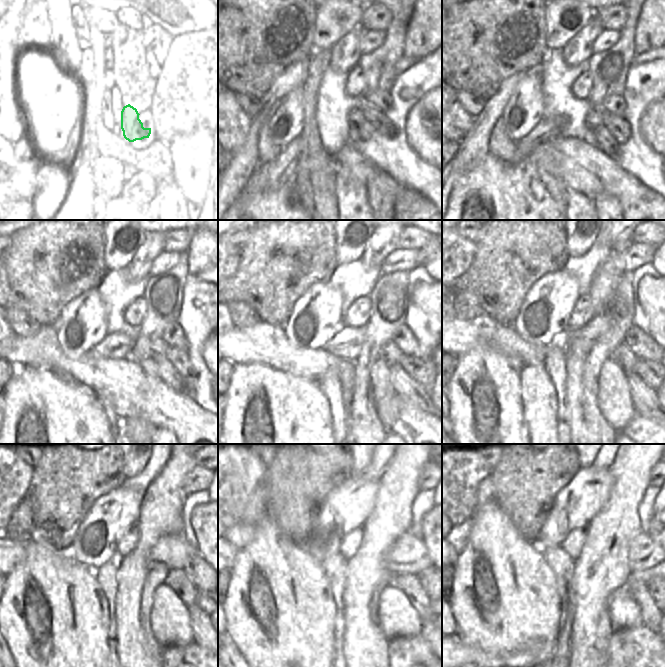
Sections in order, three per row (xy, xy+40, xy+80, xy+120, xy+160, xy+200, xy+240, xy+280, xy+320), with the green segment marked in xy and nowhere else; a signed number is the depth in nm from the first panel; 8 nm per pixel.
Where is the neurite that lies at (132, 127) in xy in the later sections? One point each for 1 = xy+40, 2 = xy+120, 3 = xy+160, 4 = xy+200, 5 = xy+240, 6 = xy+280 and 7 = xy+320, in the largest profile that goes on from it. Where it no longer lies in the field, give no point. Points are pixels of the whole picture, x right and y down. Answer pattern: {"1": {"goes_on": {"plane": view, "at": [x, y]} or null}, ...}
{"1": {"goes_on": {"plane": "xy+40", "at": [359, 129]}}, "2": {"goes_on": {"plane": "xy+120", "at": [159, 347]}}, "3": {"goes_on": {"plane": "xy+160", "at": [390, 353]}}, "4": {"goes_on": {"plane": "xy+200", "at": [621, 355]}}, "5": {"goes_on": {"plane": "xy+240", "at": [176, 579]}}, "6": {"goes_on": {"plane": "xy+280", "at": [409, 584]}}, "7": {"goes_on": {"plane": "xy+320", "at": [638, 590]}}}

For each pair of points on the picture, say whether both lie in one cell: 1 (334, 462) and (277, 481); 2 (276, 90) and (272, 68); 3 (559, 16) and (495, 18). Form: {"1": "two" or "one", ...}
{"1": "one", "2": "two", "3": "two"}

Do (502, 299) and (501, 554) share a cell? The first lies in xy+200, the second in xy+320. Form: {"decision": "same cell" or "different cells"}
{"decision": "different cells"}

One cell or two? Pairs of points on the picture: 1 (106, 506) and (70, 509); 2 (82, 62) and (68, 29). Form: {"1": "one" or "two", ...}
{"1": "two", "2": "two"}

